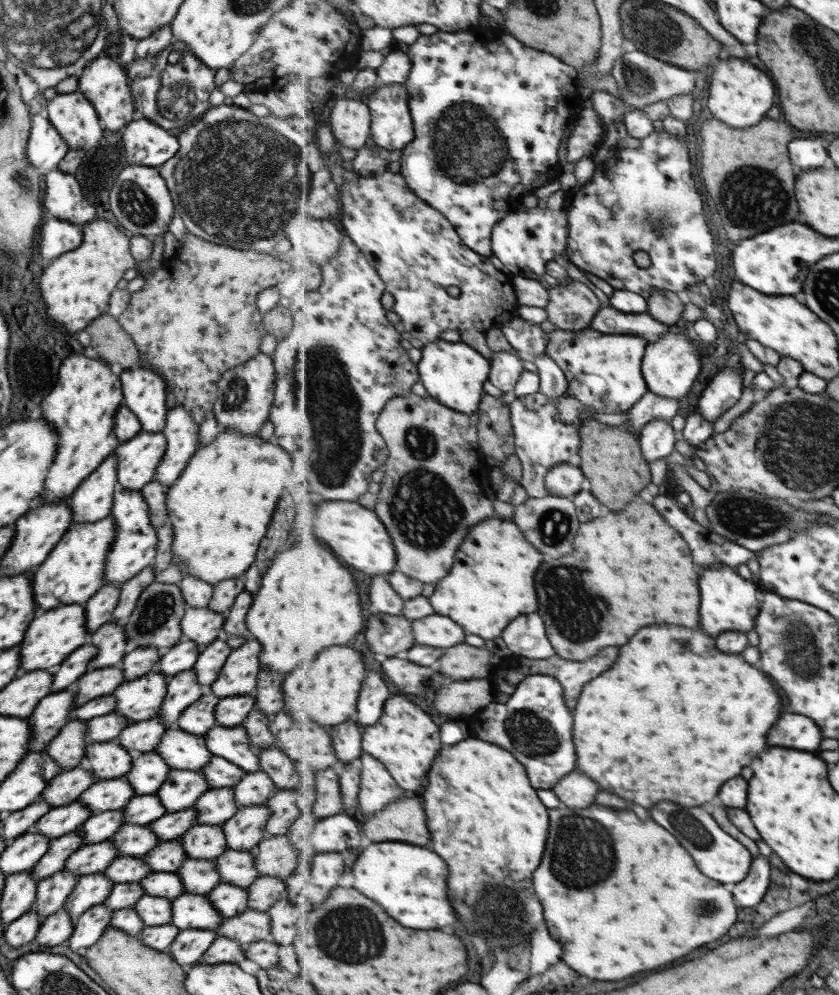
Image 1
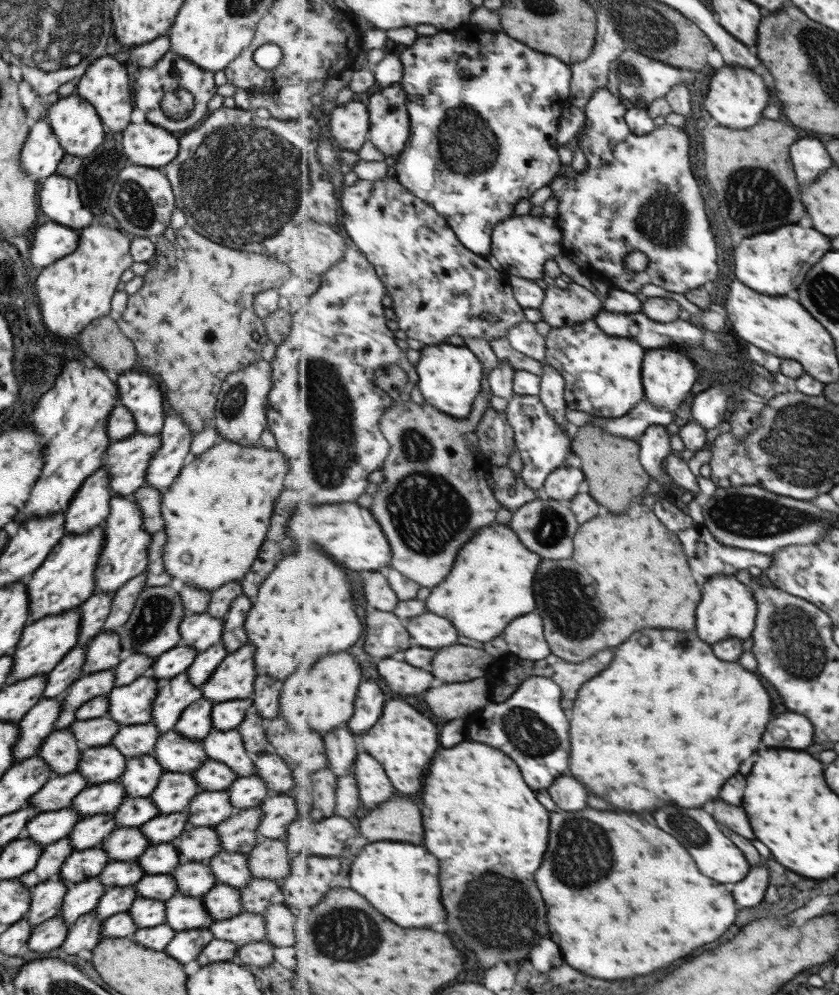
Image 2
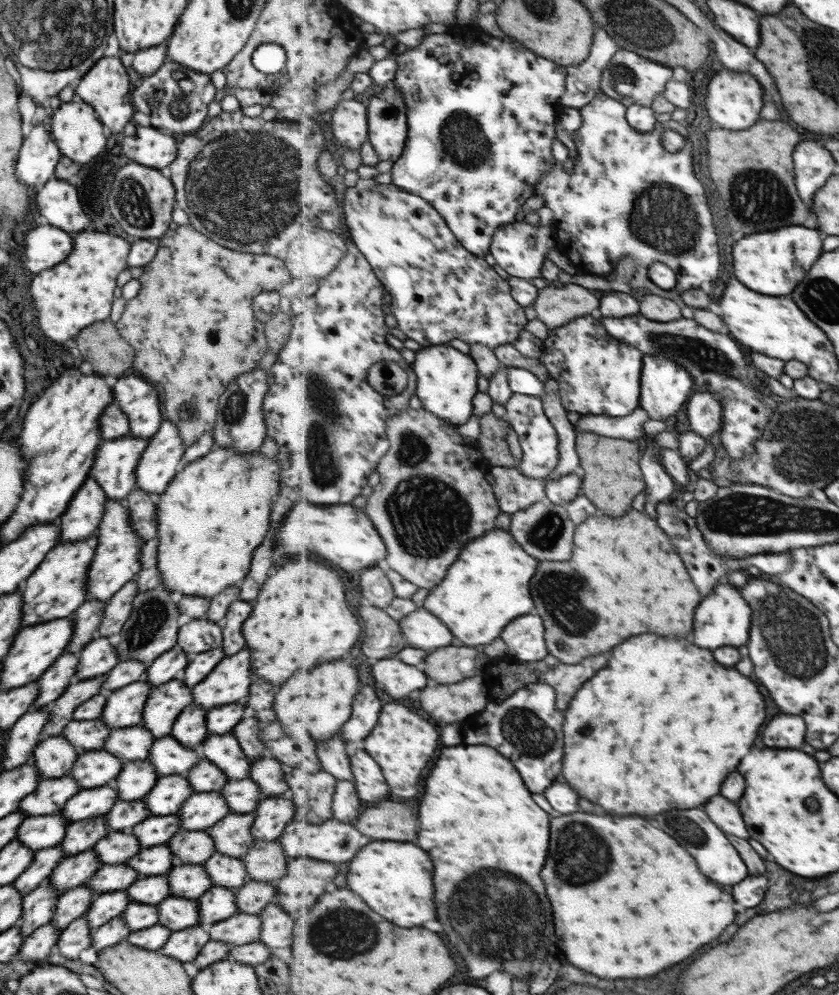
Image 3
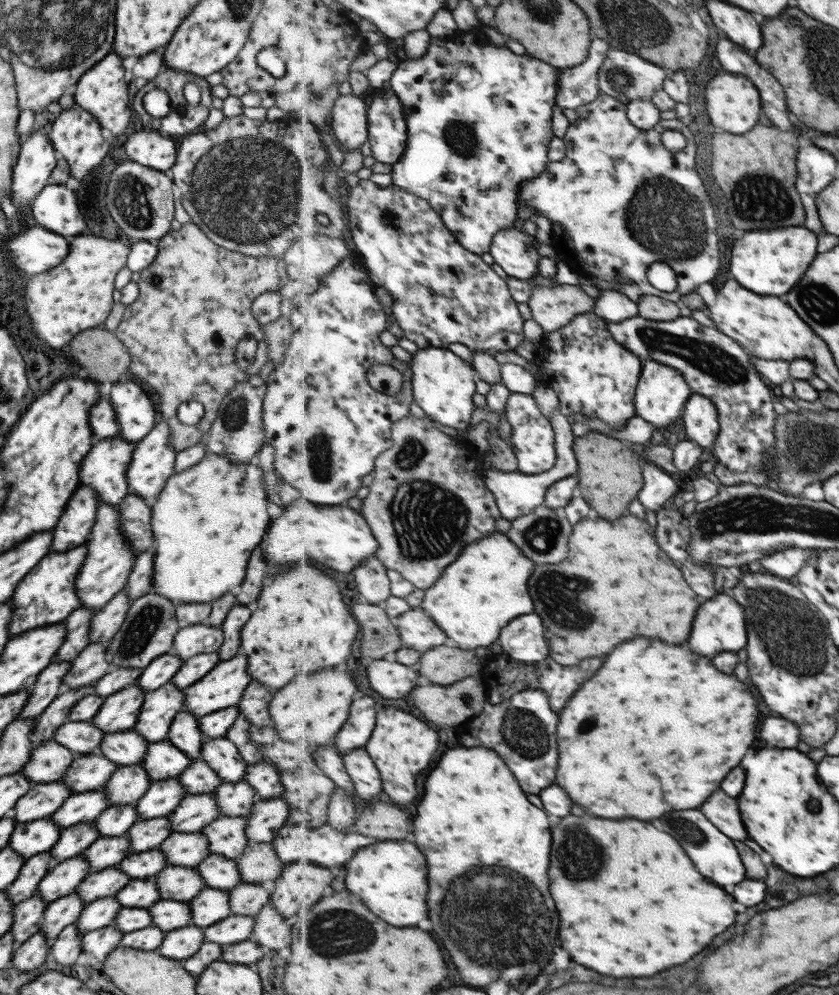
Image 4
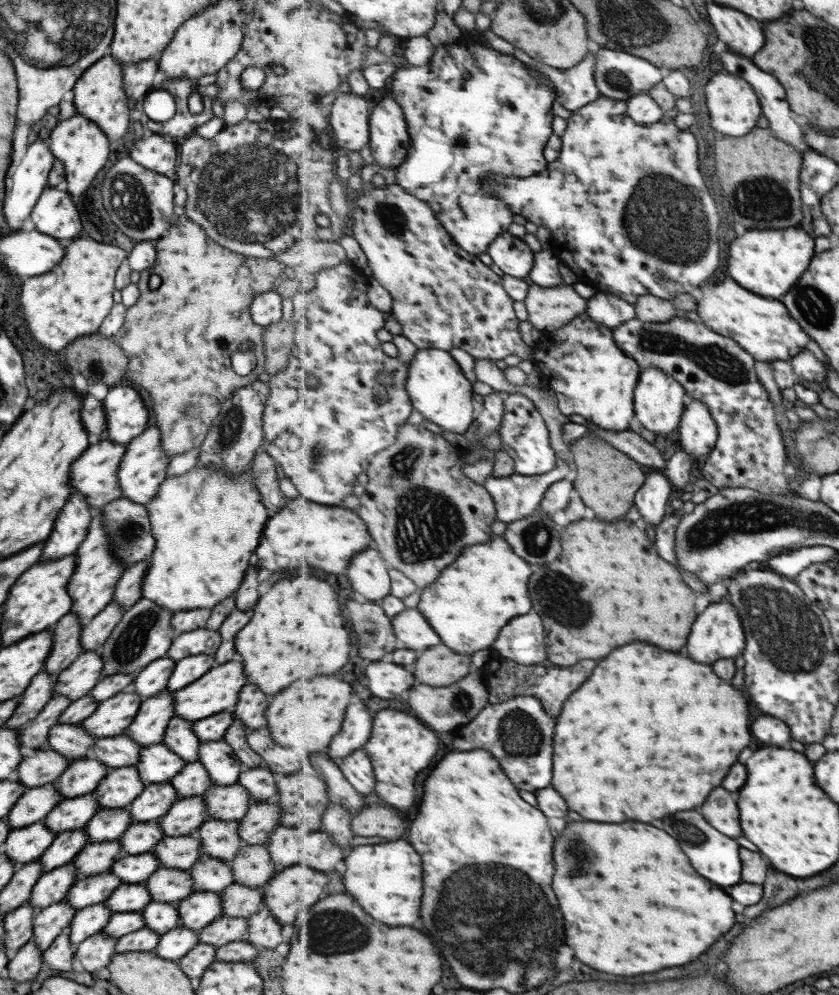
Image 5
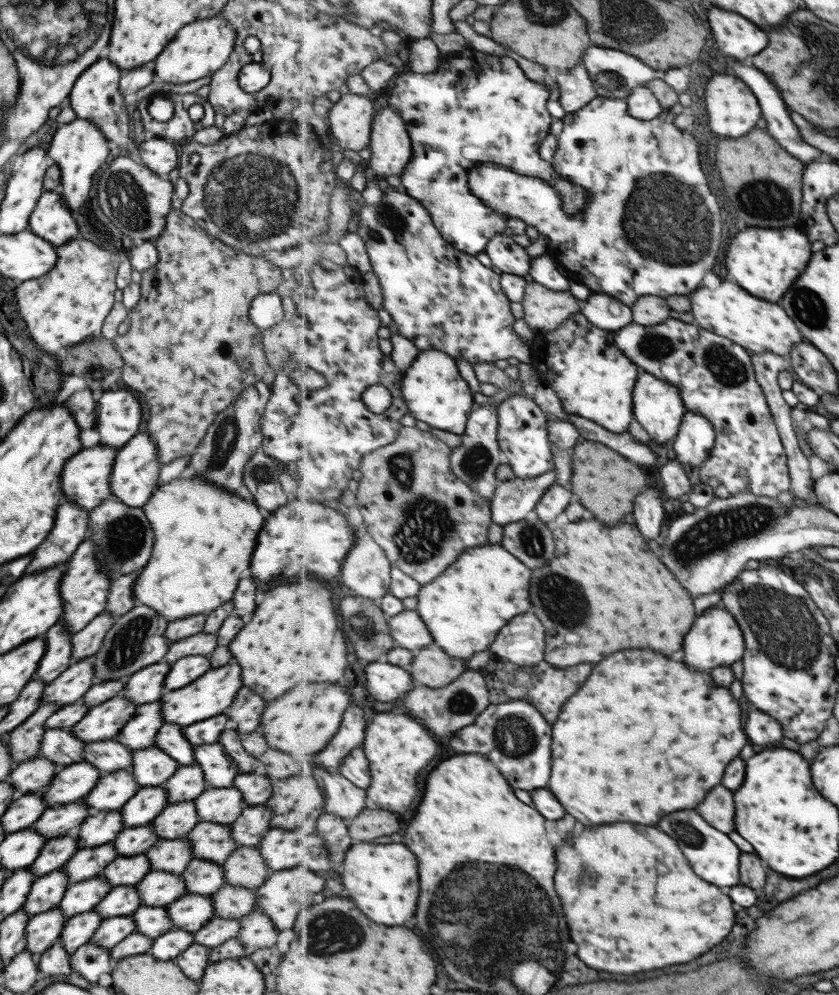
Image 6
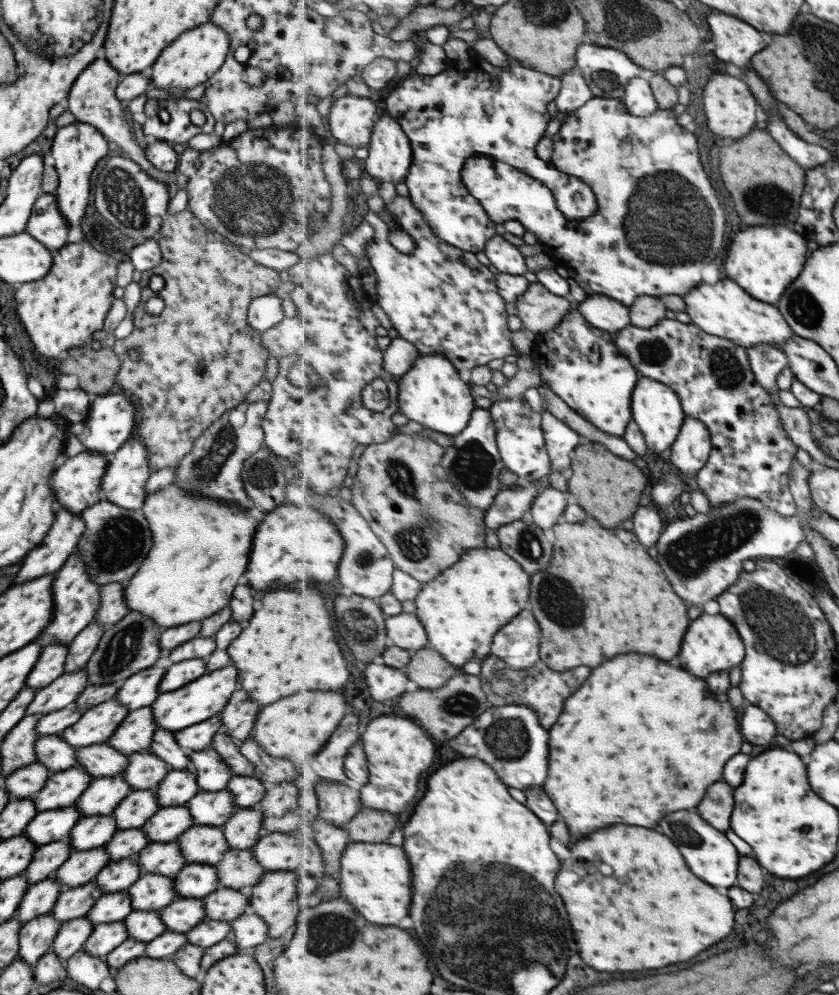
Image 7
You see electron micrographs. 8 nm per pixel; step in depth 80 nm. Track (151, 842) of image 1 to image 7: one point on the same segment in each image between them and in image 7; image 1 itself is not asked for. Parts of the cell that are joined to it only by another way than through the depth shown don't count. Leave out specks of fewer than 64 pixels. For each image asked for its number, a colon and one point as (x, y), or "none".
2: (124, 843)
3: (115, 847)
4: (105, 852)
5: (94, 858)
6: (85, 863)
7: (79, 867)

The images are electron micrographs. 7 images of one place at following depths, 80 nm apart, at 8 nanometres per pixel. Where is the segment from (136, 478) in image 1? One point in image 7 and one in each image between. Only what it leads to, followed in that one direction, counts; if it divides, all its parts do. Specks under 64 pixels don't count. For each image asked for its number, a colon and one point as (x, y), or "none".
2: (126, 460)
3: (113, 468)
4: (103, 469)
5: (93, 474)
6: (85, 477)
7: (75, 482)

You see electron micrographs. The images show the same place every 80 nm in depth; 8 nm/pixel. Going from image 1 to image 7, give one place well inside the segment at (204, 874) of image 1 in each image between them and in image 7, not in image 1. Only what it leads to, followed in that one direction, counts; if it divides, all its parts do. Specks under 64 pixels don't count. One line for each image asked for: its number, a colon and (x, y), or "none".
2: (193, 879)
3: (185, 881)
4: (182, 884)
5: (169, 885)
6: (157, 888)
7: (150, 891)

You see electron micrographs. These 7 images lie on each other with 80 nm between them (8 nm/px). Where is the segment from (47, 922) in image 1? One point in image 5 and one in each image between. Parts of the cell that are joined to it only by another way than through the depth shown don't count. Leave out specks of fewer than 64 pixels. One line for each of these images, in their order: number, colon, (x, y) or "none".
2: (50, 933)
3: (36, 946)
4: (30, 954)
5: (25, 964)

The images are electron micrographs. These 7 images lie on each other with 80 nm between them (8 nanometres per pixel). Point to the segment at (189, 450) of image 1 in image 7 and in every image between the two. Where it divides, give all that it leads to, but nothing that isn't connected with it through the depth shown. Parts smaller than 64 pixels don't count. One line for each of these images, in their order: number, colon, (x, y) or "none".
2: (165, 464)
3: (158, 463)
4: (152, 459)
5: (142, 468)
6: (134, 472)
7: (127, 469)

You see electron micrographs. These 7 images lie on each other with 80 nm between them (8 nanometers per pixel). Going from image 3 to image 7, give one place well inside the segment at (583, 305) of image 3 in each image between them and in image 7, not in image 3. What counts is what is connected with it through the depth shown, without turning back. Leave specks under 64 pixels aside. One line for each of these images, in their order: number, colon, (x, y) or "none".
4: (553, 308)
5: (550, 308)
6: (545, 310)
7: (540, 310)

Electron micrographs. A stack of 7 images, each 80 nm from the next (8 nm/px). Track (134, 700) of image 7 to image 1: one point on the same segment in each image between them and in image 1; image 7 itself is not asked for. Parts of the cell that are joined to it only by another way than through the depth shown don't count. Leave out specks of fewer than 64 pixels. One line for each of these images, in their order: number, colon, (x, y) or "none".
1: (182, 656)
2: (176, 660)
3: (168, 666)
4: (160, 670)
5: (149, 680)
6: (143, 686)

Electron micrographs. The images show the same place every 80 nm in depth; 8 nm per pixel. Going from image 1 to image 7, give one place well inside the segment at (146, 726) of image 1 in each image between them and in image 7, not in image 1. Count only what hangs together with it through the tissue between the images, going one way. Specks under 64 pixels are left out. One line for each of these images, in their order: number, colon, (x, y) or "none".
2: (136, 740)
3: (130, 743)
4: (123, 748)
5: (117, 751)
6: (107, 756)
7: (100, 760)

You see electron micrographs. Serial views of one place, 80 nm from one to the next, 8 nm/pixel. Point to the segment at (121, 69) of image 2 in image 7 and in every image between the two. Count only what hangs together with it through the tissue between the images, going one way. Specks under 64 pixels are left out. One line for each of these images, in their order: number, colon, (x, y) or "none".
3: (105, 87)
4: (102, 90)
5: (98, 94)
6: (94, 96)
7: (91, 100)

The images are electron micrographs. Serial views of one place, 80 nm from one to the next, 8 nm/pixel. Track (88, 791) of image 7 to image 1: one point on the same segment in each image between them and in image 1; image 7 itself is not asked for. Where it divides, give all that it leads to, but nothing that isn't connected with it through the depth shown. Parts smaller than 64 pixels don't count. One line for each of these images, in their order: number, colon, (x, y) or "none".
1: (147, 772)
2: (140, 776)
3: (136, 778)
4: (127, 783)
5: (120, 786)
6: (111, 790)

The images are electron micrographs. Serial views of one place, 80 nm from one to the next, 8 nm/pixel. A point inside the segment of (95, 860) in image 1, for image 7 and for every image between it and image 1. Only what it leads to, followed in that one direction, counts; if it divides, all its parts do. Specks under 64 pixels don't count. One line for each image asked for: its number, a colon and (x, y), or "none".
2: (79, 865)
3: (72, 871)
4: (62, 878)
5: (52, 886)
6: (45, 892)
7: (39, 898)

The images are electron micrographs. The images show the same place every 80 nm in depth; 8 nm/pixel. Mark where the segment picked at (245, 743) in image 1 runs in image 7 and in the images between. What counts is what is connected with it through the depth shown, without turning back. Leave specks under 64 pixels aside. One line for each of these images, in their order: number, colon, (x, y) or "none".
2: (226, 747)
3: (222, 750)
4: (220, 754)
5: (217, 757)
6: (219, 770)
7: (211, 774)

